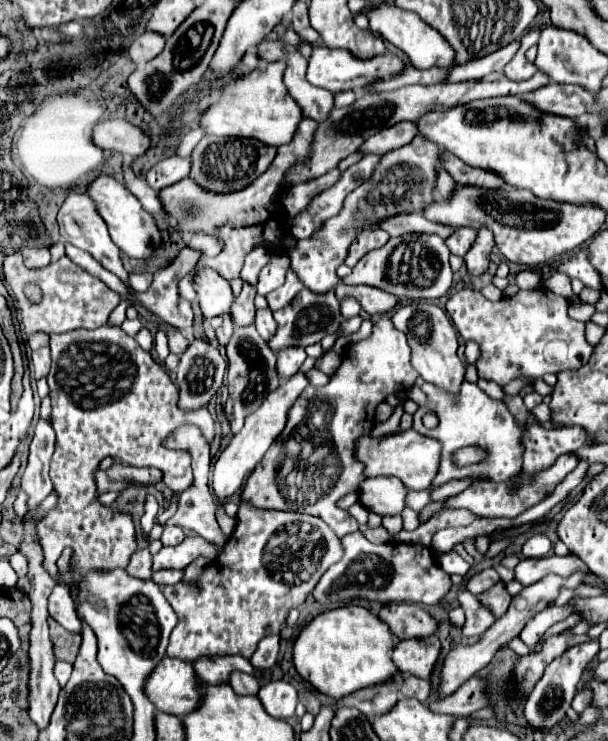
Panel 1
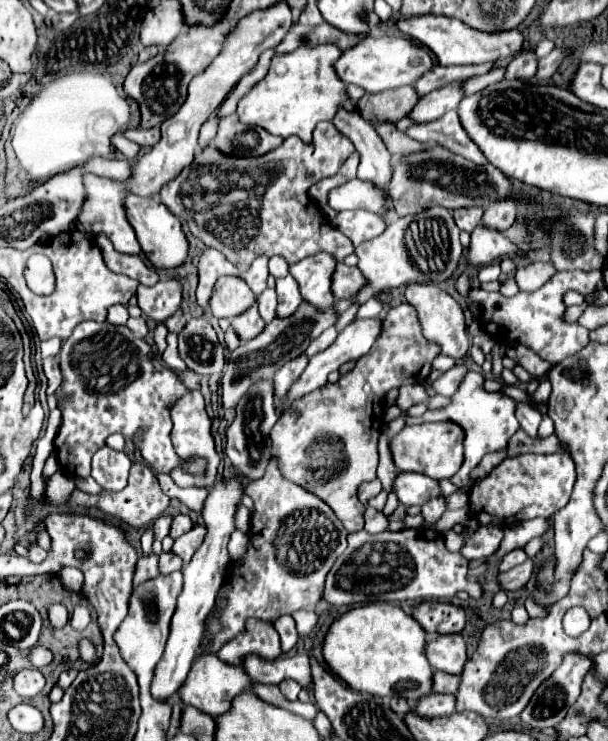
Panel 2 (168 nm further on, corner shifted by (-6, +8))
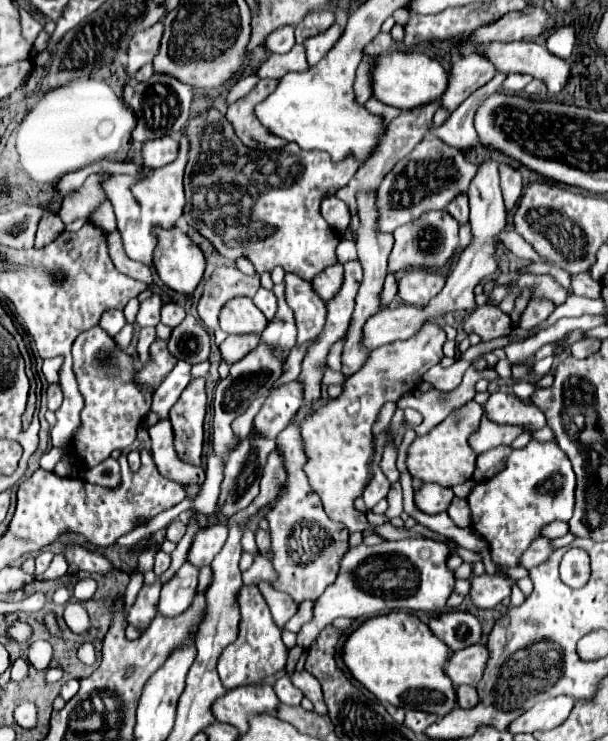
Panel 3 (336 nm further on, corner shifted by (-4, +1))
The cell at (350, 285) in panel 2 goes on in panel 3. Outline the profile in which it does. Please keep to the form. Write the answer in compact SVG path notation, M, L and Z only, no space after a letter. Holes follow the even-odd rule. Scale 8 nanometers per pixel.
M333 264L331 268L327 268L327 272L319 272L319 276L315 276L315 280L311 280L311 284L323 300L329 300L331 296L335 296L335 292L343 284L343 266Z

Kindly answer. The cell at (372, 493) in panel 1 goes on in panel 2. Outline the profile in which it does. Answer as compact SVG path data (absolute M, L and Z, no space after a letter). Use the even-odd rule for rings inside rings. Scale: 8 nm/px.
M399 473L393 481L391 493L397 495L399 503L405 507L409 505L423 505L433 497L439 497L439 483L421 473Z

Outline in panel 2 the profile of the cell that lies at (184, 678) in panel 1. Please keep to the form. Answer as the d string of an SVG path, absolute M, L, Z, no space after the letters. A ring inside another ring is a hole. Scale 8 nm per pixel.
M199 653L197 661L193 661L193 669L189 671L189 677L185 679L185 685L181 685L181 689L177 691L177 697L181 697L185 705L193 705L209 715L221 715L231 707L235 695L251 689L251 683L253 681L247 677L247 673L241 667L225 665L217 655L201 657Z

